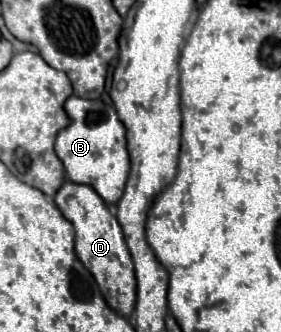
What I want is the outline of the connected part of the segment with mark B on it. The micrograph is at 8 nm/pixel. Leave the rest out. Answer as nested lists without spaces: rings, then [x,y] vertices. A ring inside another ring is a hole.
[[[70,95],[64,103],[70,125],[60,129],[56,137],[56,155],[64,163],[66,175],[74,183],[84,183],[96,189],[106,203],[118,203],[124,193],[124,179],[128,179],[131,163],[126,149],[124,123],[120,123],[116,109],[102,99],[82,99]]]

